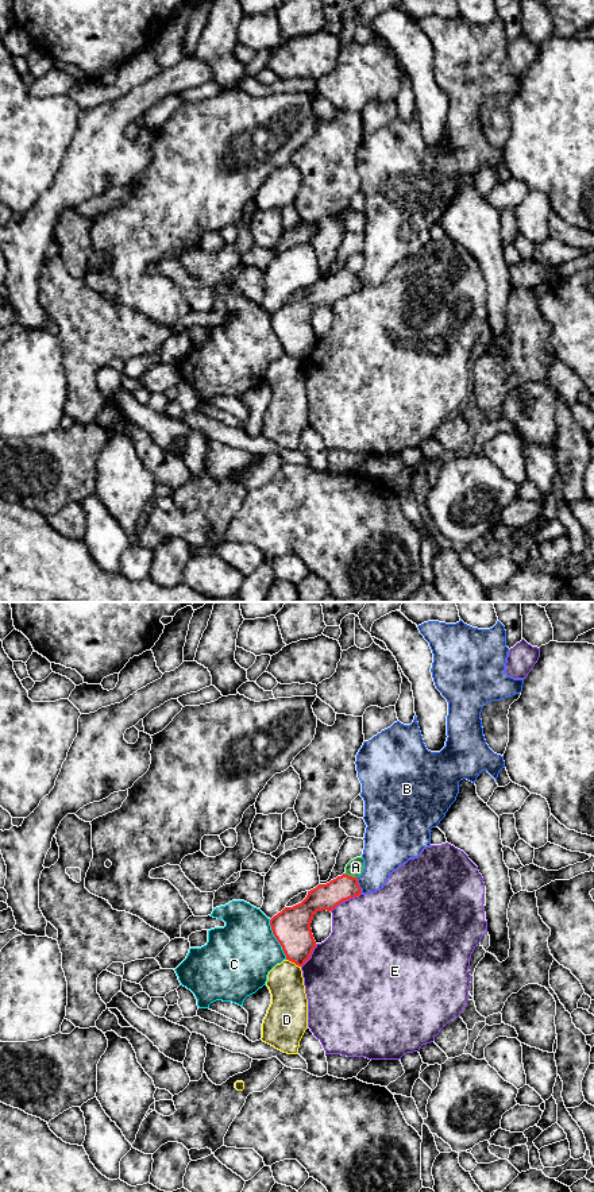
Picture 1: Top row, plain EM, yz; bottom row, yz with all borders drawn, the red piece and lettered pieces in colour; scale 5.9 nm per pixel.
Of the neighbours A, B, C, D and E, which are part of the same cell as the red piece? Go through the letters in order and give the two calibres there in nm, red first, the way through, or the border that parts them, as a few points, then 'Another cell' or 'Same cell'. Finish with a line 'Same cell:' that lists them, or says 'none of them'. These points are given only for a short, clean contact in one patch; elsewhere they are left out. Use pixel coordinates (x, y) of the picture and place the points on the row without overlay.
A: Thickness 160 nm (red) against 100 nm. Another cell
B: Thickness 160 nm (red) against 240 nm. Another cell
C: Thickness 220 nm (red) against 400 nm. Another cell
D: Thickness 220 nm (red) against 220 nm. Boundary: yz (286, 354), (300, 362). Another cell
E: Thickness 160 nm (red) against 460 nm. Another cell
Same cell: none of them

